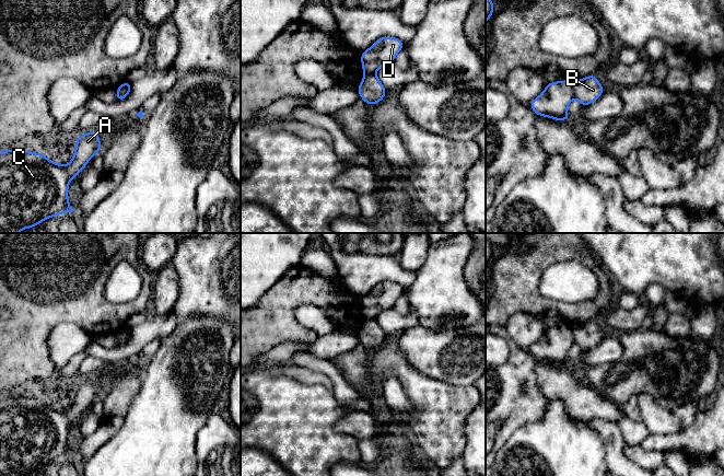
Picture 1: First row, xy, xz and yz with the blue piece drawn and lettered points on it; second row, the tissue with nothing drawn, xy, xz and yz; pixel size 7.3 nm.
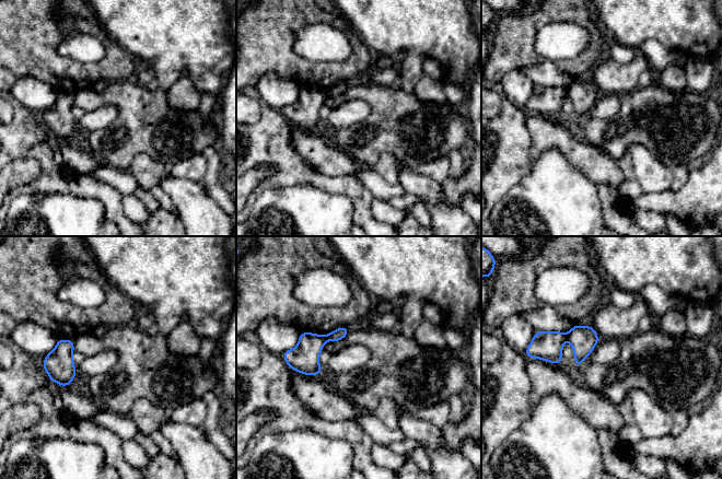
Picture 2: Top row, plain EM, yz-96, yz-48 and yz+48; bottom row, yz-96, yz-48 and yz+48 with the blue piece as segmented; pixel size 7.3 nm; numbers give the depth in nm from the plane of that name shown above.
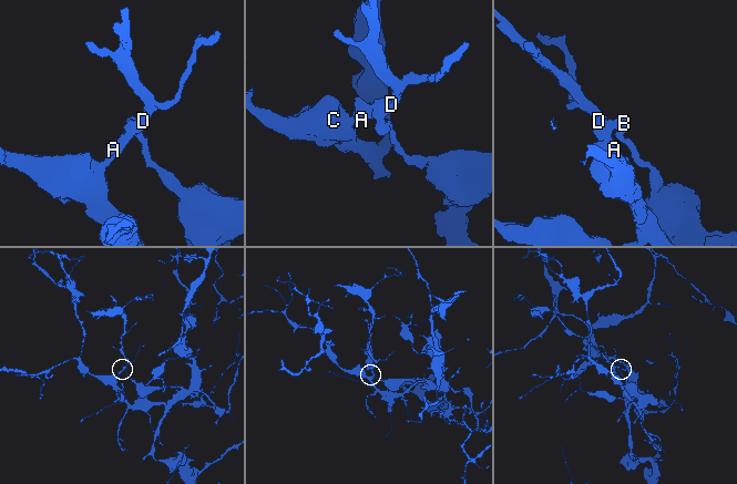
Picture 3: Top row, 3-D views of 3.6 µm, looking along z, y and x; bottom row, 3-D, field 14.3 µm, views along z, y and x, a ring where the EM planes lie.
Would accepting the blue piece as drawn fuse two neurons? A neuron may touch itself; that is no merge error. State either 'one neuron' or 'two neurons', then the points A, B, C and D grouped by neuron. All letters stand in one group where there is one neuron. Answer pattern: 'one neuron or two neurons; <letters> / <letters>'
two neurons; A C D / B

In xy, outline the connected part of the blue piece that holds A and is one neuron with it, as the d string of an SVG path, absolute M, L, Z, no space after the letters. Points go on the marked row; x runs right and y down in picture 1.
M98 130L79 135L74 147L72 160L66 165L37 152L10 149L0 152L0 233L19 233L51 217L74 211L68 198L69 183L103 150Z

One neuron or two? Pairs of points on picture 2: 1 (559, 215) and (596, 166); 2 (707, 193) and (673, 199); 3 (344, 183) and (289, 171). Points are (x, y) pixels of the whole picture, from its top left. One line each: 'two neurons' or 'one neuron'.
1: two neurons
2: one neuron
3: one neuron

